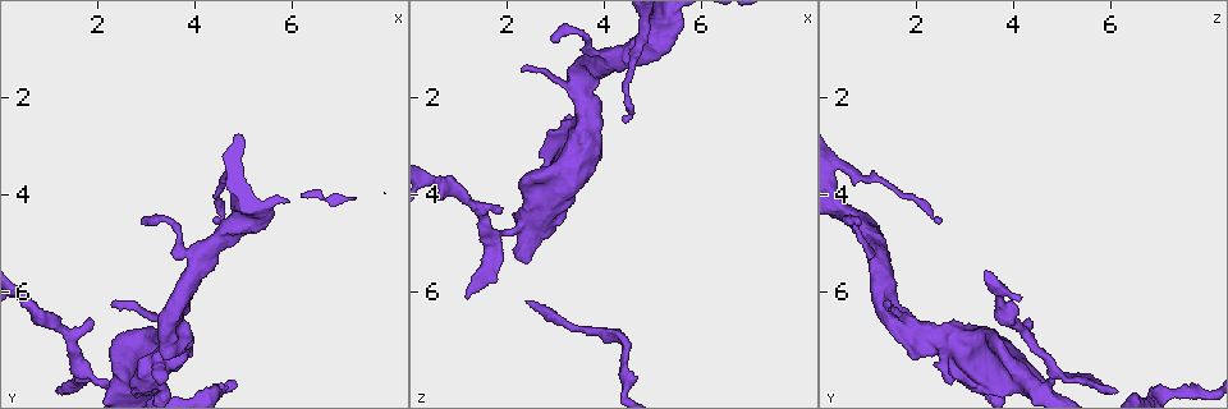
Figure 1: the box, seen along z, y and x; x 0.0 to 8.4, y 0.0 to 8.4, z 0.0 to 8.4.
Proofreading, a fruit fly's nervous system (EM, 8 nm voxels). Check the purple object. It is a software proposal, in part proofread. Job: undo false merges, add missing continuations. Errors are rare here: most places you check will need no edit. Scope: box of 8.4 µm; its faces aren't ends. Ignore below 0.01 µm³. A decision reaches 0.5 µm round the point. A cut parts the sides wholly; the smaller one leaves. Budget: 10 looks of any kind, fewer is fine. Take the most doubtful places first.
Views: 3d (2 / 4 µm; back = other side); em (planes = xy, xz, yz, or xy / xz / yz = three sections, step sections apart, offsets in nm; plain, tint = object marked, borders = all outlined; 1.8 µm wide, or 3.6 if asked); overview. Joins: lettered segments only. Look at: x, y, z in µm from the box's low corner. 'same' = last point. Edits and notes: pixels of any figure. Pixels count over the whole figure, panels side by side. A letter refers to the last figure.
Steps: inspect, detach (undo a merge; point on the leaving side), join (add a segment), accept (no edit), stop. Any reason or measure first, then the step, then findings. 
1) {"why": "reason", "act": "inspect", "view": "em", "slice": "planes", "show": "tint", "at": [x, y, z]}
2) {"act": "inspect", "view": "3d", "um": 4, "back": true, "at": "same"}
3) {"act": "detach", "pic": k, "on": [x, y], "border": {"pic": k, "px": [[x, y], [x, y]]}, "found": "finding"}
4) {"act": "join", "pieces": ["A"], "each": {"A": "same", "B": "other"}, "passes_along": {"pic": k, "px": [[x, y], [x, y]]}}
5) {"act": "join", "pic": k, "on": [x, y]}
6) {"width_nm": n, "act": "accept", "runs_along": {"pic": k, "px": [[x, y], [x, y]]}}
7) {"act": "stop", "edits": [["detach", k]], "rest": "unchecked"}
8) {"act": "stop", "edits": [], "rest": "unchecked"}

{"why": "sharp bend", "act": "inspect", "view": "em", "um": 3.6, "slice": "xy", "step": 8, "show": "plain", "at": [3.10, 7.70, 3.35]}

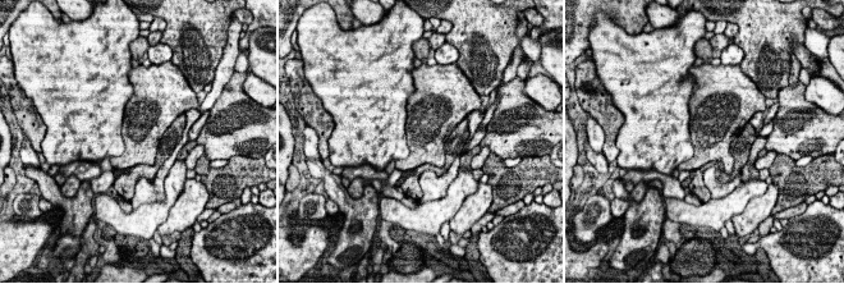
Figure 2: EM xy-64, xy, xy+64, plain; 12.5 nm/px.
{"why": "see the neighbours", "act": "inspect", "view": "em", "um": 3.6, "slice": "xy", "step": 8, "show": "borders", "at": "same"}

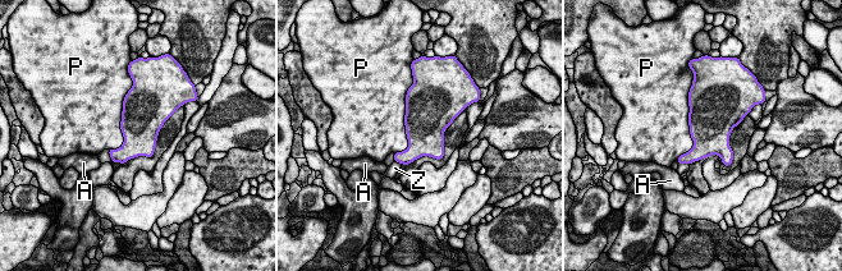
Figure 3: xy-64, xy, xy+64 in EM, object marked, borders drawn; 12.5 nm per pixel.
{"act": "accept", "each": {"A": "other", "P": "other", "Z": "other"}, "border": {"pic": 3, "px": [[407, 91], [407, 147], [394, 154]]}, "found": "one cell here"}

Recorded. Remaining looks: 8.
{"why": "an open end", "act": "inspect", "view": "3d", "um": 4, "at": [1.80, 6.55, 4.35]}

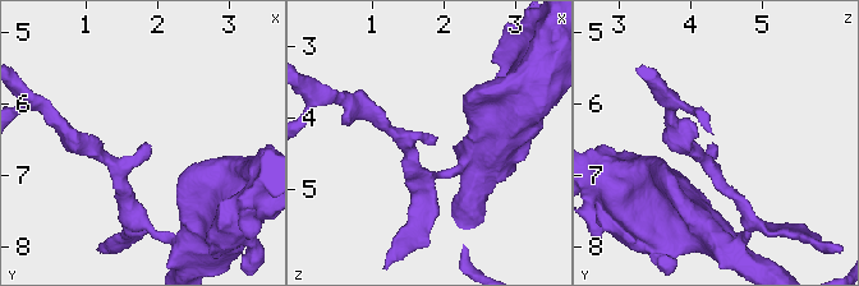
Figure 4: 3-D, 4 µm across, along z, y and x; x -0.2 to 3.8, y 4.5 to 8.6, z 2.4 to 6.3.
{"act": "inspect", "view": "em", "slice": "planes", "show": "borders", "at": [1.80, 6.55, 4.30]}

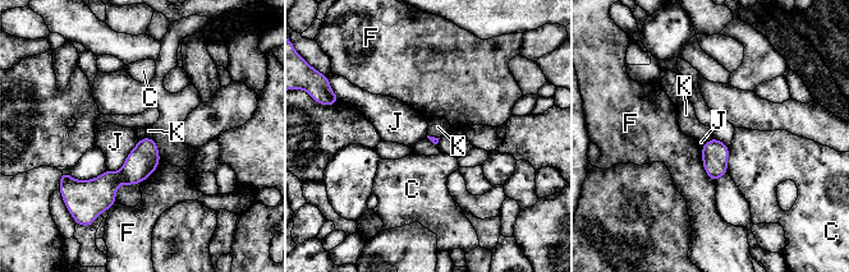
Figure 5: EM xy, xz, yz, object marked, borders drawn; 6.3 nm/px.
{"act": "accept", "each": {"C": "other", "F": "other", "J": "other", "K": "other"}, "border": {"pic": 5, "px": [[138, 141], [116, 171], [108, 169]]}, "found": "no lettered segment goes on from it"}

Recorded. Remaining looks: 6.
{"why": "tapers out", "act": "inspect", "view": "3d", "um": 2, "at": [2.25, 6.25, 1.40]}

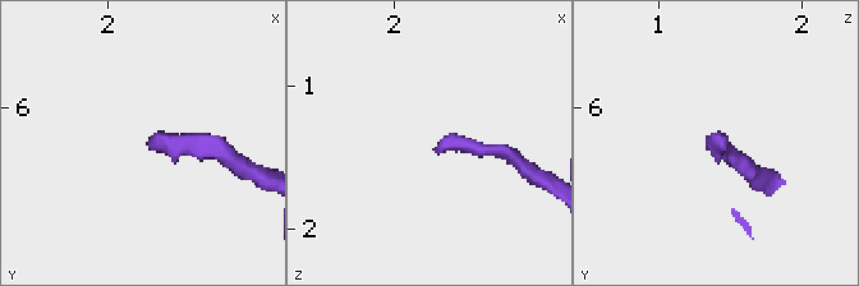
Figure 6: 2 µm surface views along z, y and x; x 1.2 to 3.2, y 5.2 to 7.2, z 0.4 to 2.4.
{"act": "inspect", "view": "em", "um": 3.6, "slice": "planes", "show": "borders", "at": [2.26, 6.28, 1.44]}

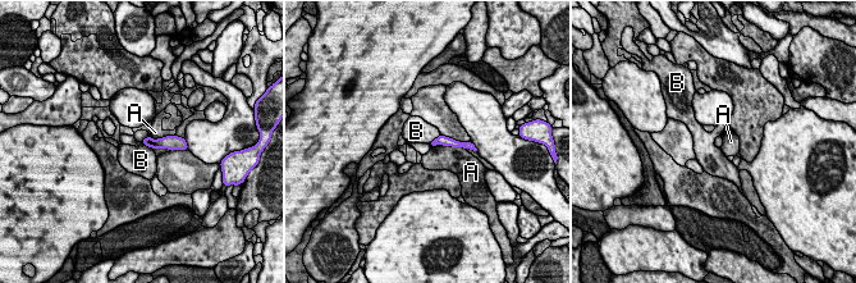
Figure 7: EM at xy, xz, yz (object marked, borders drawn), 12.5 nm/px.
{"act": "accept", "each": {"A": "other", "B": "other"}, "runs_along": {"pic": 7, "px": [[436, 141], [465, 145]]}, "found": "no lettered segment goes on from it"}

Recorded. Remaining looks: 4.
{"why": "abrupt turn", "act": "inspect", "view": "3d", "um": 2, "at": [4.75, 3.50, 0.65]}

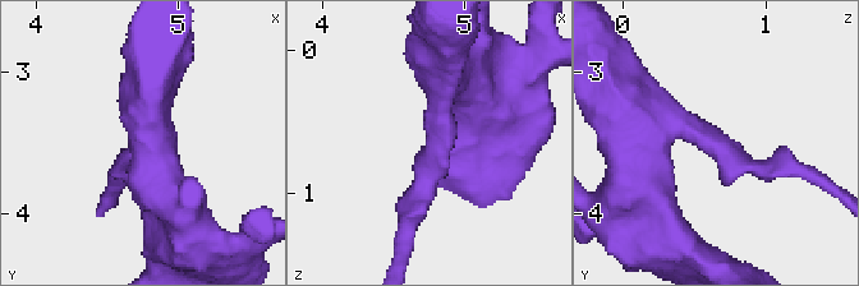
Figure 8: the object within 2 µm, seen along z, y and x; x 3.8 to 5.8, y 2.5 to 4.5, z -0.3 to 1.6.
{"act": "inspect", "view": "em", "slice": "xz", "step": 8, "show": "tint", "at": [4.76, 3.52, 0.64]}

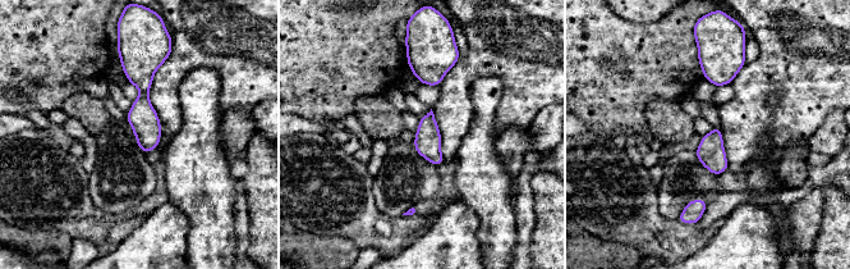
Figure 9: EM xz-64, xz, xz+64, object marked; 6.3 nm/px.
{"act": "inspect", "view": "em", "slice": "planes", "show": "borders", "at": "same"}

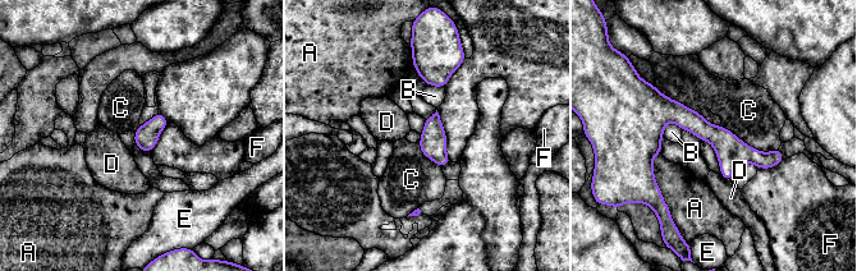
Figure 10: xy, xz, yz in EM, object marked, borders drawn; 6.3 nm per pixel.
{"act": "accept", "each": {"A": "other", "B": "other", "C": "other", "D": "other", "E": "other", "F": "other"}, "border": {"pic": 10, "px": [[720, 124], [752, 147], [768, 152]]}, "found": "one cell here"}

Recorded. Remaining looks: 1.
{"act": "stop", "edits": [], "rest": "unchecked"}

